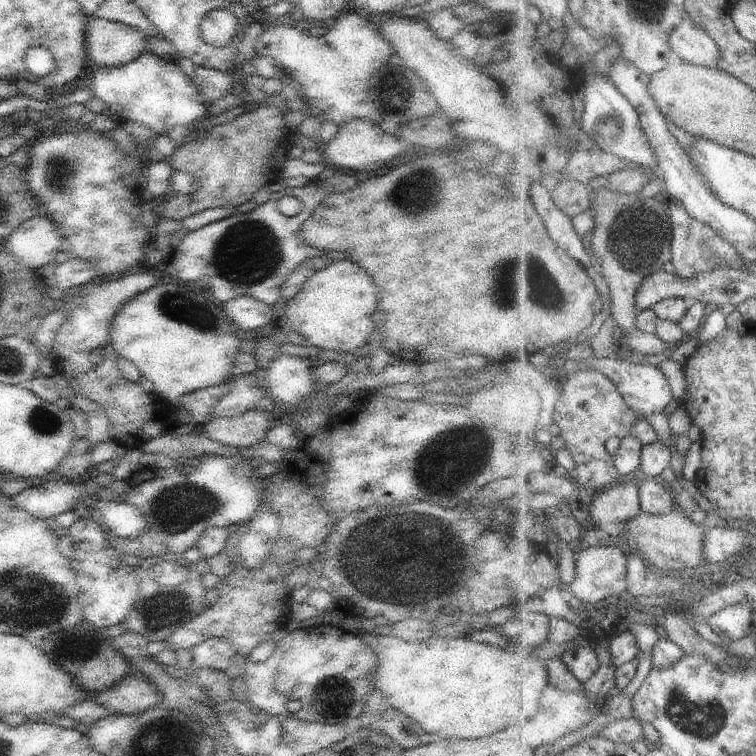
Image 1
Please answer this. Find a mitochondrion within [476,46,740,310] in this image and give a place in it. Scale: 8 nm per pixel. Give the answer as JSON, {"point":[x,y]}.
{"point":[635,244]}

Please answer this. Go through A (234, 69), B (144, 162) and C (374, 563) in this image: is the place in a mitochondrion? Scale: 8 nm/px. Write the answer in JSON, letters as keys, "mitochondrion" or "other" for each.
{"A":"other","B":"other","C":"mitochondrion"}

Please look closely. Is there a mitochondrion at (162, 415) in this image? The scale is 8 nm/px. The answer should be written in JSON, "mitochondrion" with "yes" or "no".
{"mitochondrion":"no"}

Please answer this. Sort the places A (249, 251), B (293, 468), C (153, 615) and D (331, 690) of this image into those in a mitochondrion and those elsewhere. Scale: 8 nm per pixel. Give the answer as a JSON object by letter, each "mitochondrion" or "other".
{"A":"mitochondrion","B":"other","C":"mitochondrion","D":"mitochondrion"}

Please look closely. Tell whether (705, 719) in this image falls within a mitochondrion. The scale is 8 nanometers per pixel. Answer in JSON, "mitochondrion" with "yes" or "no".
{"mitochondrion":"yes"}

